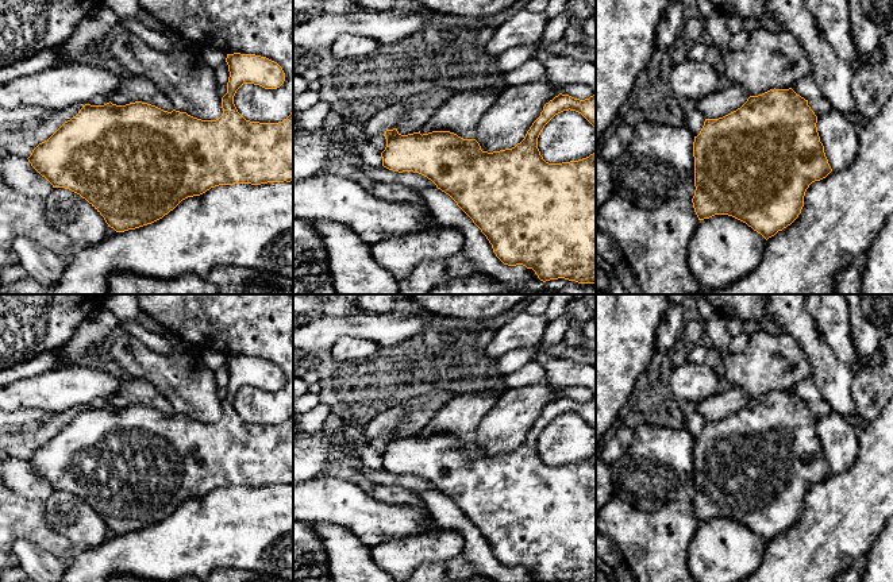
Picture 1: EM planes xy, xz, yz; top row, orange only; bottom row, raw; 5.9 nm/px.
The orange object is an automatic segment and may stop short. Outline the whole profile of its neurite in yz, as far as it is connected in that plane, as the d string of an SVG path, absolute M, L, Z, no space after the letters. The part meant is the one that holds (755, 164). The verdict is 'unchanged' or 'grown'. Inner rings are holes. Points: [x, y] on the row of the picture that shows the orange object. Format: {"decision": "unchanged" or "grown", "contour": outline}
{"decision": "unchanged", "contour": "M792 88L750 96L736 111L705 119L693 142L696 190L692 203L698 220L728 215L766 240L790 226L801 213L809 185L832 171L816 123L808 100Z"}

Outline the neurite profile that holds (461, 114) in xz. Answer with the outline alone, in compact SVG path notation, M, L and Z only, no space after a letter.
M481 88L451 96L420 130L420 134L450 131L463 139L476 139L478 123L499 99L503 88Z

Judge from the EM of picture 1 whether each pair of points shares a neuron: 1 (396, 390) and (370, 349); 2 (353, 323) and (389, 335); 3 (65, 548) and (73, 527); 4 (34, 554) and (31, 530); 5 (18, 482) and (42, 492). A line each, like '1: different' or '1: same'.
1: different
2: same
3: different
4: different
5: same

